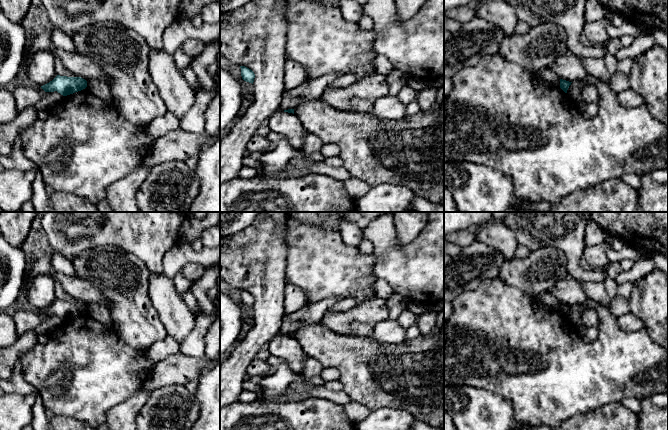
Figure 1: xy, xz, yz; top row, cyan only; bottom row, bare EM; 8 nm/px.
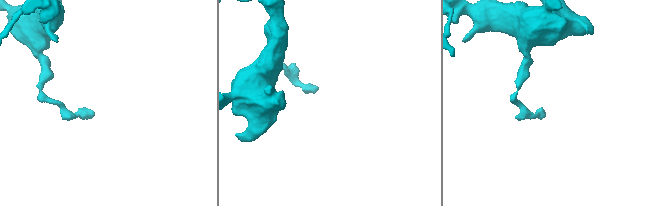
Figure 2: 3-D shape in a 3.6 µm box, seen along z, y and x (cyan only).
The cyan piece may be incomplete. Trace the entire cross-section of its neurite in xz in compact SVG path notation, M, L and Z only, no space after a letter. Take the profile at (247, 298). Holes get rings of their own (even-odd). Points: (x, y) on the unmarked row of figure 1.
M240 290L240 292L241 292L242 303L246 306L253 308L255 302L254 296L245 290Z

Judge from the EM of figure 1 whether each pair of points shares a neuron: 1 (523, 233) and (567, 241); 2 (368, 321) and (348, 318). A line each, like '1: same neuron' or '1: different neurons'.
1: same neuron
2: same neuron

